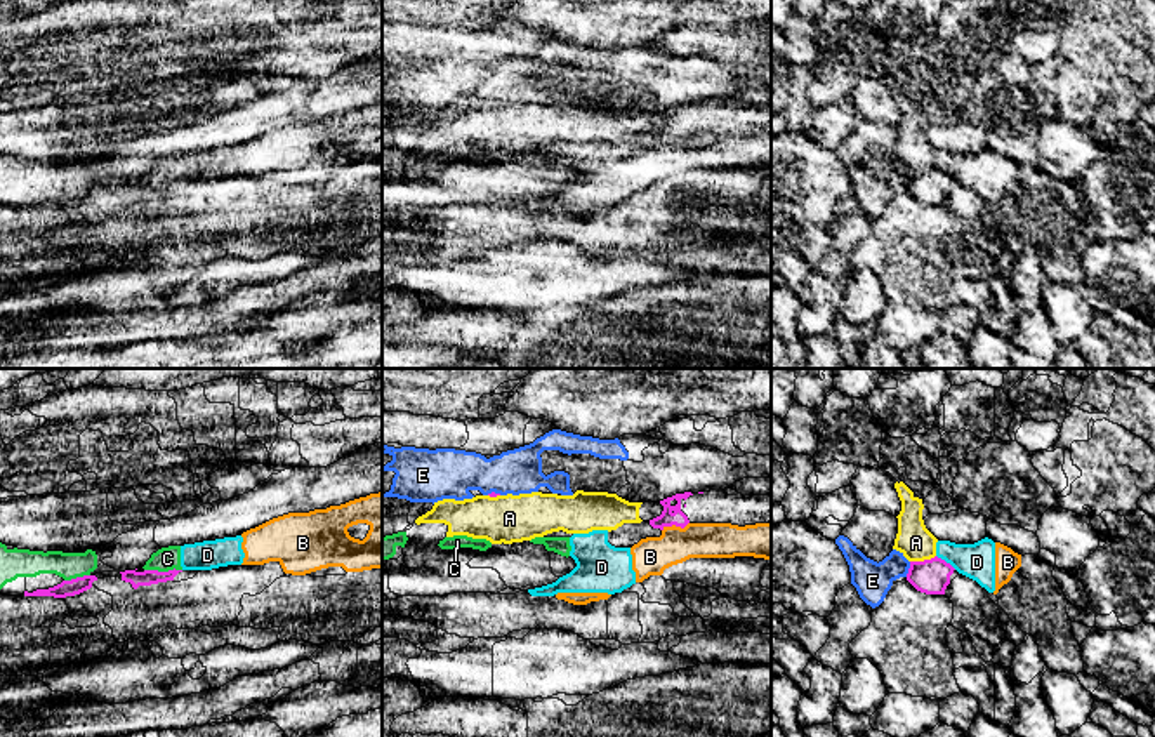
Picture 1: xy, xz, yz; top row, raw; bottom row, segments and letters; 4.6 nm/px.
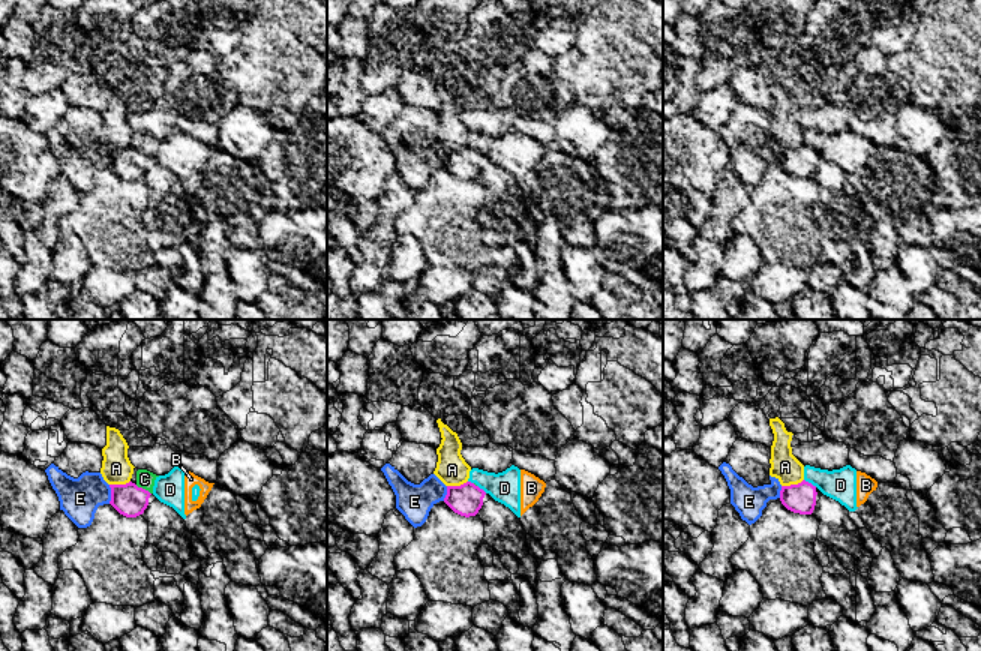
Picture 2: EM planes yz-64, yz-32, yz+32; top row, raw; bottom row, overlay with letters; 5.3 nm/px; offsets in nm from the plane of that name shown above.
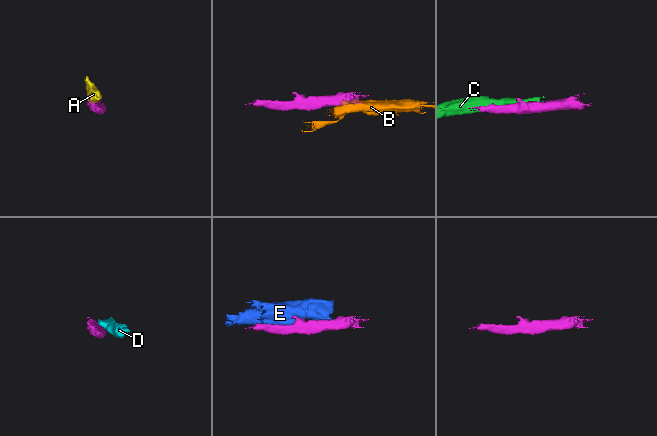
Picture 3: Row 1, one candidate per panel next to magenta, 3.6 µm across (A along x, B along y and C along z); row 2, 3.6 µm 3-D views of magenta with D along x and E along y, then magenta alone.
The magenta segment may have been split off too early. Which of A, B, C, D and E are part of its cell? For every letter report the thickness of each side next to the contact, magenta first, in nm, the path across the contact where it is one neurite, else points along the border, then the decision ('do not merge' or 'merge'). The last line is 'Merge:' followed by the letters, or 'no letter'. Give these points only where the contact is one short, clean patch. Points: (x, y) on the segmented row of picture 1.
A: 160/160 nm | do not merge
B: 80/180 nm | along xz (688, 522), (683, 527), (667, 525), (662, 531) | do not merge
C: 70/110 nm | merge
D: 160/160 nm | along yz (937, 555), (956, 569) | do not merge
E: 160/170 nm | do not merge
Merge: C

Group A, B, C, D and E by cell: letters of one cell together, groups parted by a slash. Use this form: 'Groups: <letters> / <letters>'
Groups: A / B D / C / E

